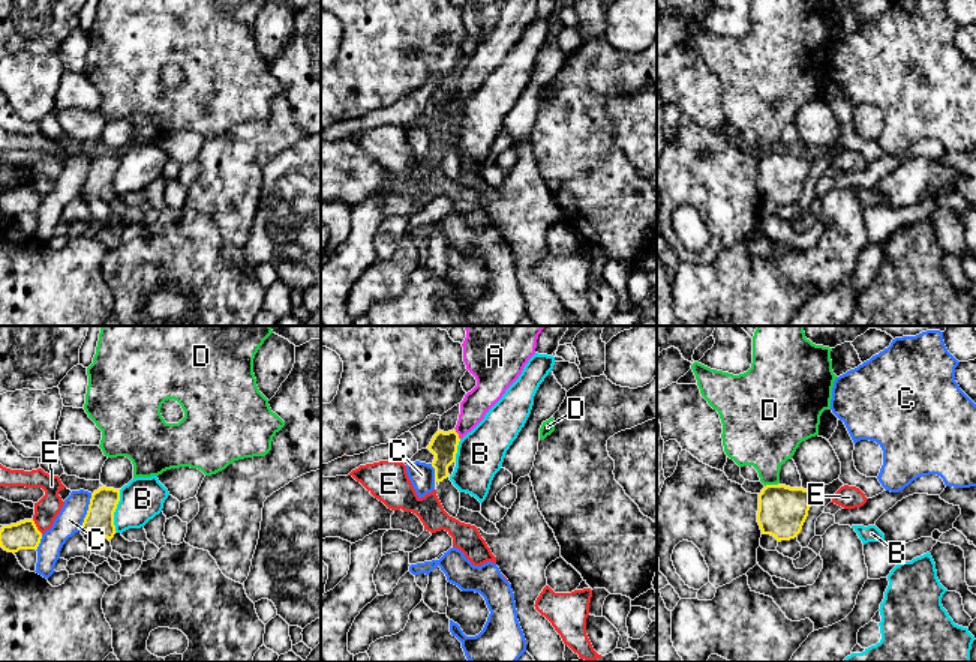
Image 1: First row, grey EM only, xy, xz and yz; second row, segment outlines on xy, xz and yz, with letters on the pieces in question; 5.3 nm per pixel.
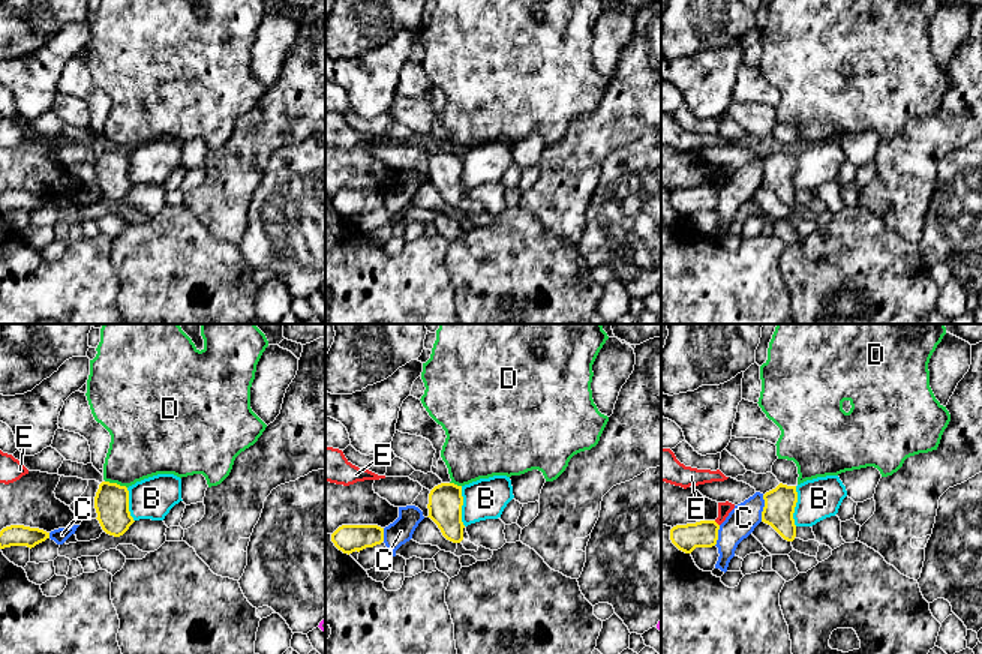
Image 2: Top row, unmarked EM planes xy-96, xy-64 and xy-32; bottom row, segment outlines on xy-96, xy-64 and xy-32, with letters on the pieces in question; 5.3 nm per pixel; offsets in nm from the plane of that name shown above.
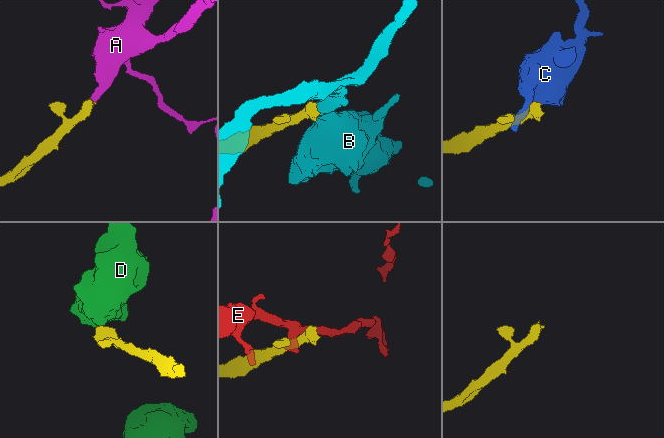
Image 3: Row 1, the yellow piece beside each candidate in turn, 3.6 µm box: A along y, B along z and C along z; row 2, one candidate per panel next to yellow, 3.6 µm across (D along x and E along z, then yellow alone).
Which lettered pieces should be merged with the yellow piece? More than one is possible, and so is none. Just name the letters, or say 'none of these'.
A

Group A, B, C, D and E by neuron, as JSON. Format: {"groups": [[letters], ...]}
{"groups": [["A"], ["B"], ["C"], ["D"], ["E"]]}

